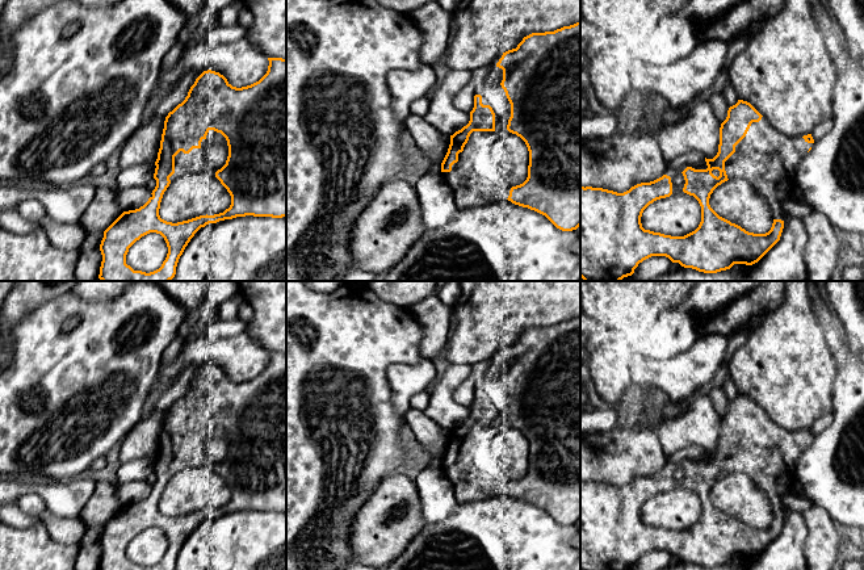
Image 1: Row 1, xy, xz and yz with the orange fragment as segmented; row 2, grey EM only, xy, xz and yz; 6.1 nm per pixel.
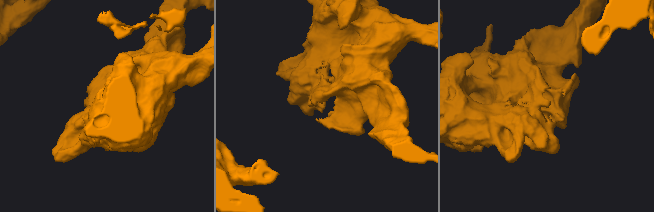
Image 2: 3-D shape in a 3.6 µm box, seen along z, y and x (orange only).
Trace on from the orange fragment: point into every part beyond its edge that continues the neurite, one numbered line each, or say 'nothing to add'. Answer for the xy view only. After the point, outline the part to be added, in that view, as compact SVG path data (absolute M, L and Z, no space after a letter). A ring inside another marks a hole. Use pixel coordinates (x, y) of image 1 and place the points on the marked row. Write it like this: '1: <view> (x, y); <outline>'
1: xy (193, 162); M202 139L200 148L193 148L189 154L180 151L175 156L175 173L169 177L171 183L188 173L200 173L206 169L204 148L206 139Z

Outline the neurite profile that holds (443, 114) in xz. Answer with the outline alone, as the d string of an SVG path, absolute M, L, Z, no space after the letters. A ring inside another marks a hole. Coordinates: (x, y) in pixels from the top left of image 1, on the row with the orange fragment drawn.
M453 71L439 80L439 84L431 91L429 110L424 120L439 133L453 135L470 121L470 113L465 113L454 106L454 97L466 87L473 77L471 71Z

